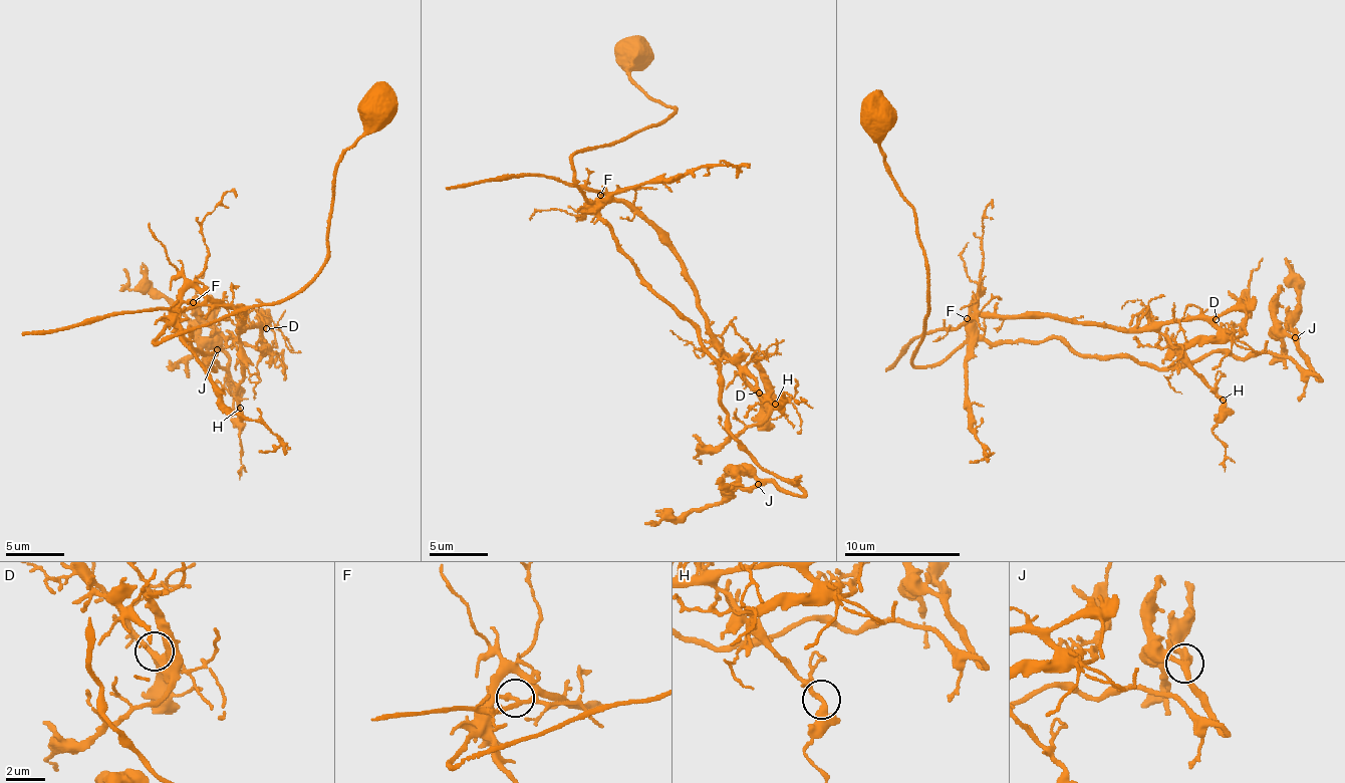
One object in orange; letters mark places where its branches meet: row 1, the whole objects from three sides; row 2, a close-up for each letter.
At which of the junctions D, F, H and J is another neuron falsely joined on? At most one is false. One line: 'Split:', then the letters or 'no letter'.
Split: no letter

